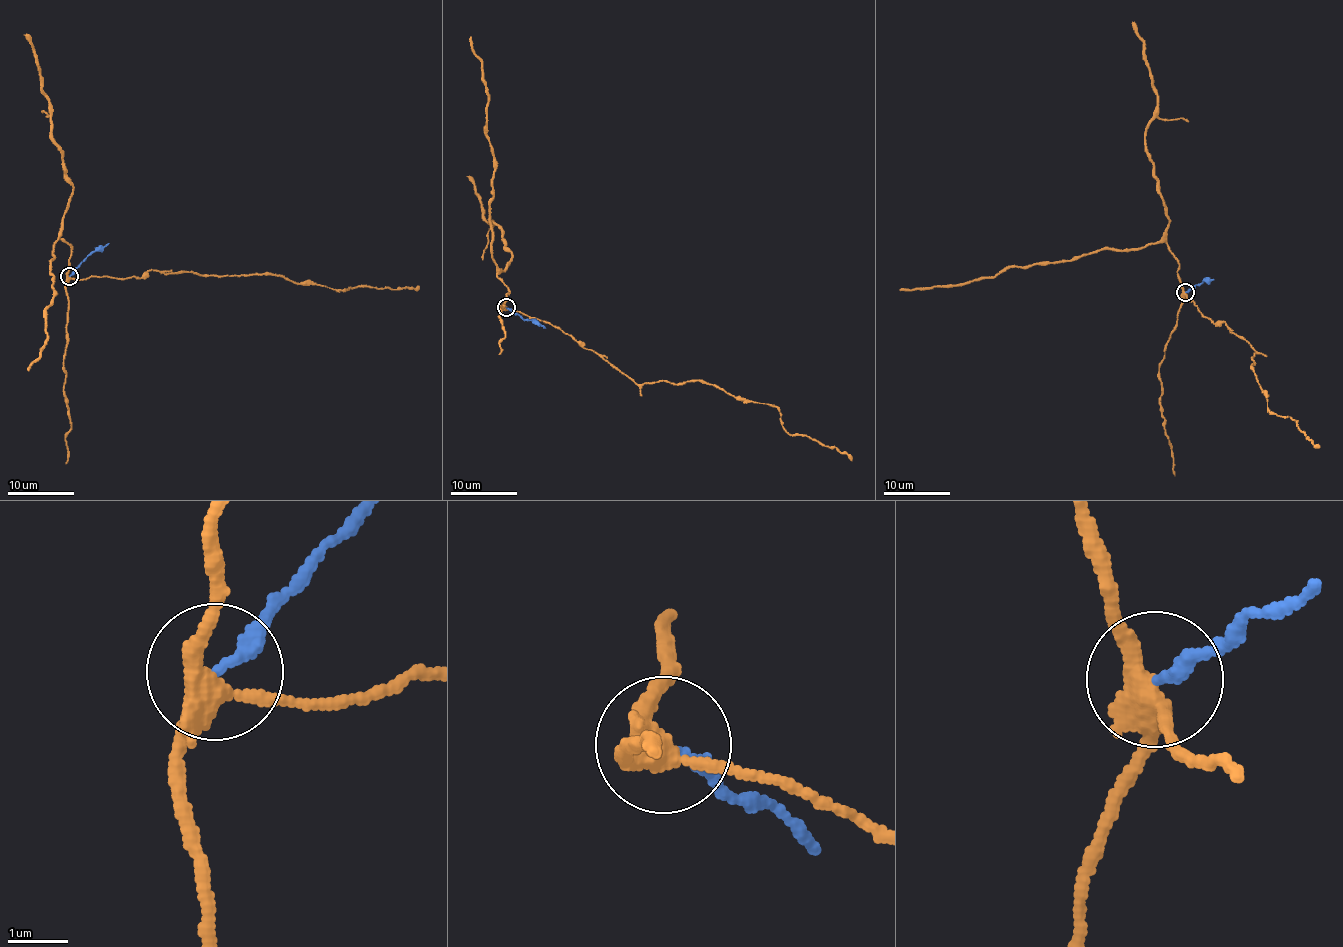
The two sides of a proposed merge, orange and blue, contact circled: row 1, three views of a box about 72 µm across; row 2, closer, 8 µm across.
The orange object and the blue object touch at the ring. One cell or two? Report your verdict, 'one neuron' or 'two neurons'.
two neurons

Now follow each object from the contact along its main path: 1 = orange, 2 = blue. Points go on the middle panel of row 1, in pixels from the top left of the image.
1: (505, 307), (558, 327), (638, 384), (704, 380), (734, 397), (775, 406), (787, 431), (835, 446), (851, 459)
2: (505, 307), (546, 328)

